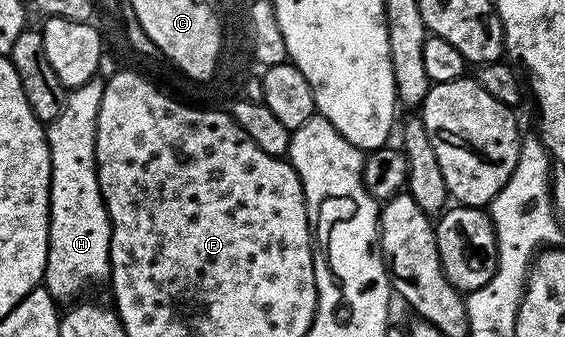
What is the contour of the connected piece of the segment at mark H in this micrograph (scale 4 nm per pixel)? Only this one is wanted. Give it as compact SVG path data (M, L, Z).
M94 78L92 80L88 80L87 82L83 82L83 86L79 86L78 88L72 89L65 97L65 105L63 106L63 110L59 114L59 118L55 118L51 121L47 128L47 135L49 138L49 157L51 158L51 166L53 167L53 173L51 174L51 186L49 187L49 253L47 254L47 266L45 267L45 278L43 281L43 287L53 295L54 300L58 302L64 302L64 300L72 301L74 298L72 296L77 296L80 294L84 288L89 288L92 284L97 284L100 280L108 281L110 279L109 275L109 251L111 250L111 222L109 221L109 215L107 214L107 210L105 209L105 203L103 202L103 198L101 197L101 191L99 190L99 178L97 177L97 155L95 154L95 138L97 137L97 119L99 118L99 102L103 102L103 90L105 89L105 80L101 78Z

